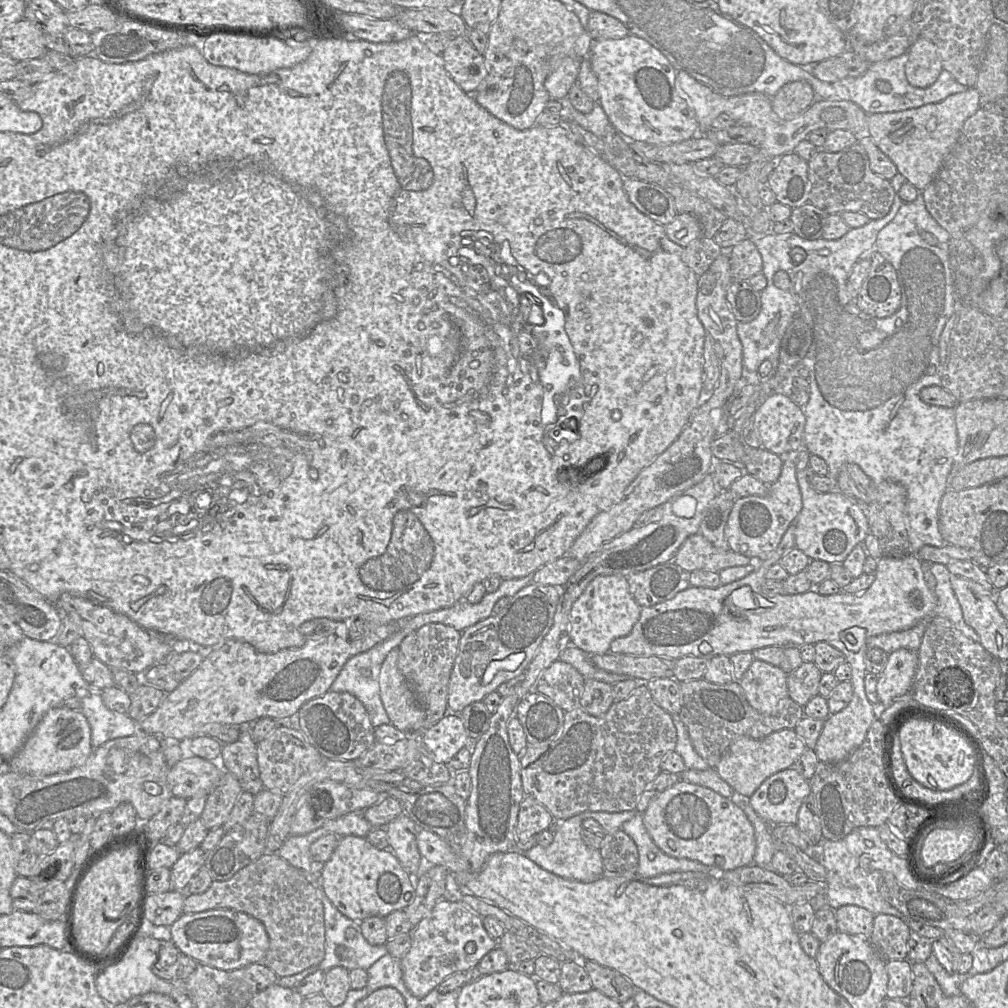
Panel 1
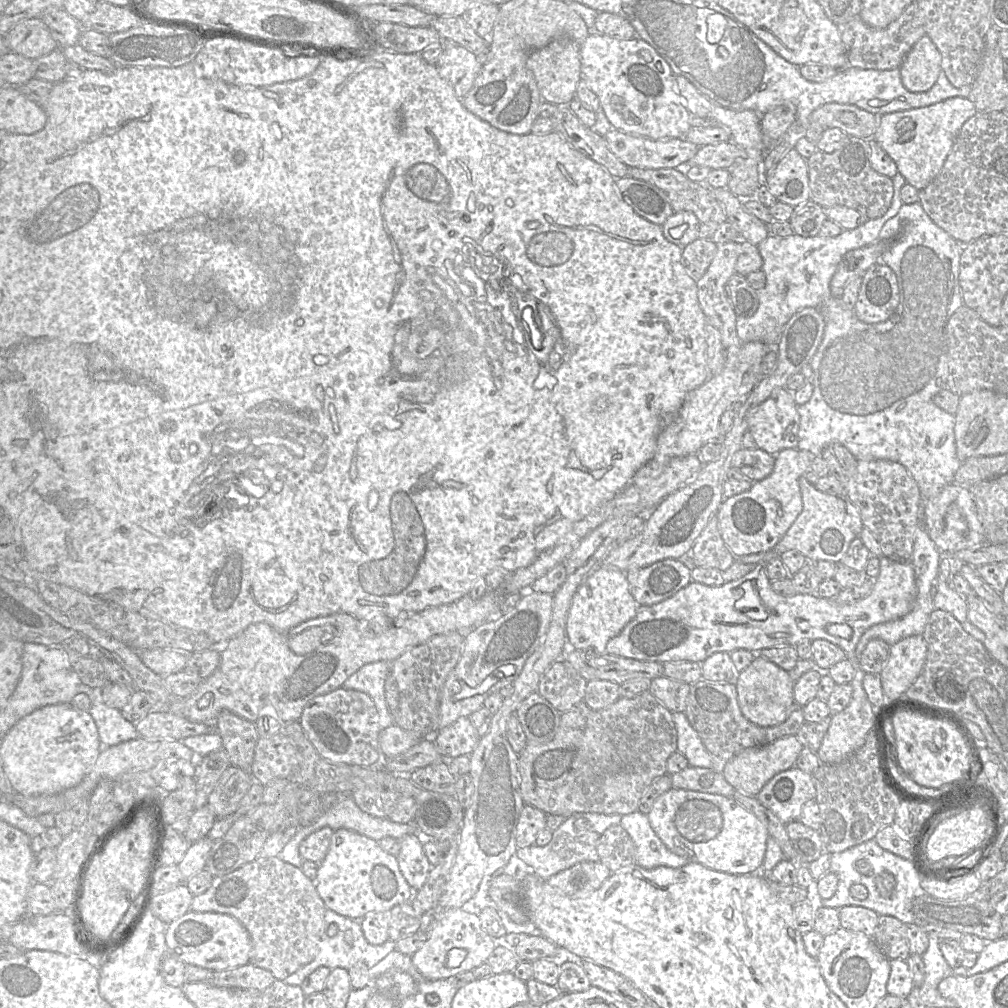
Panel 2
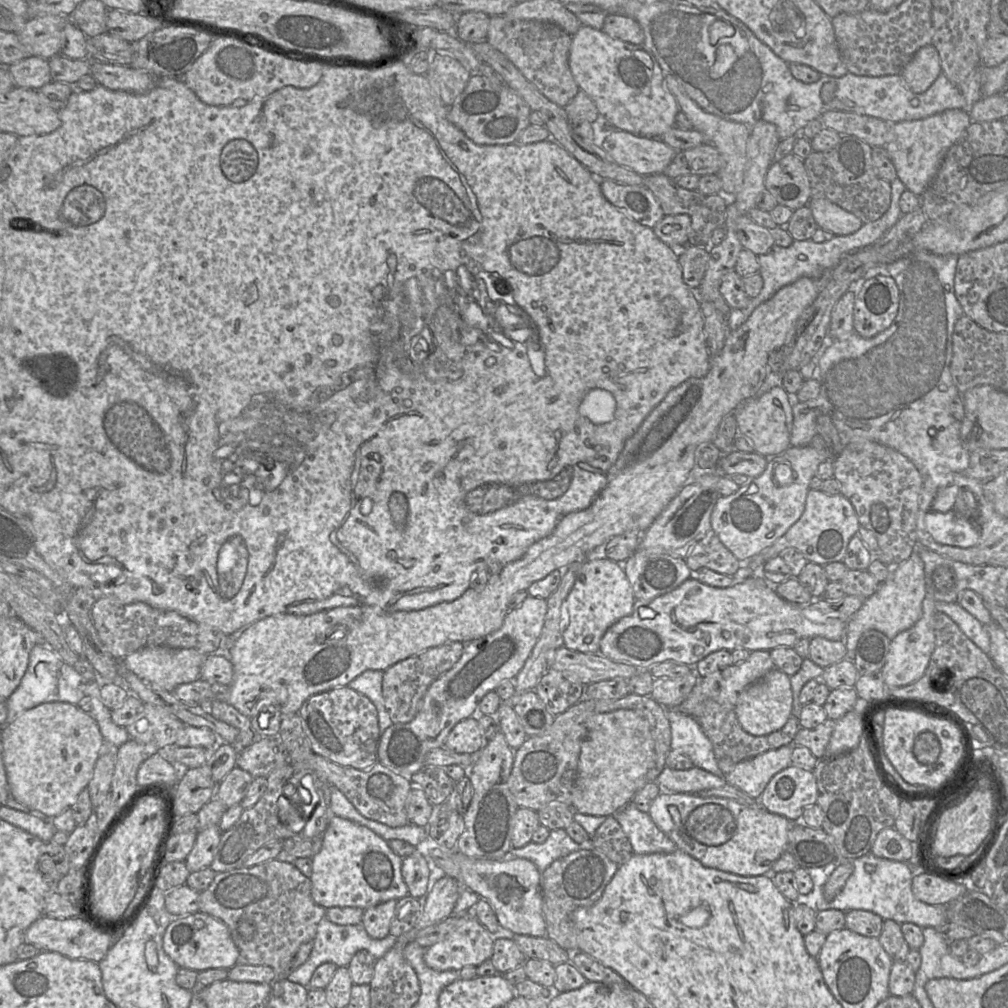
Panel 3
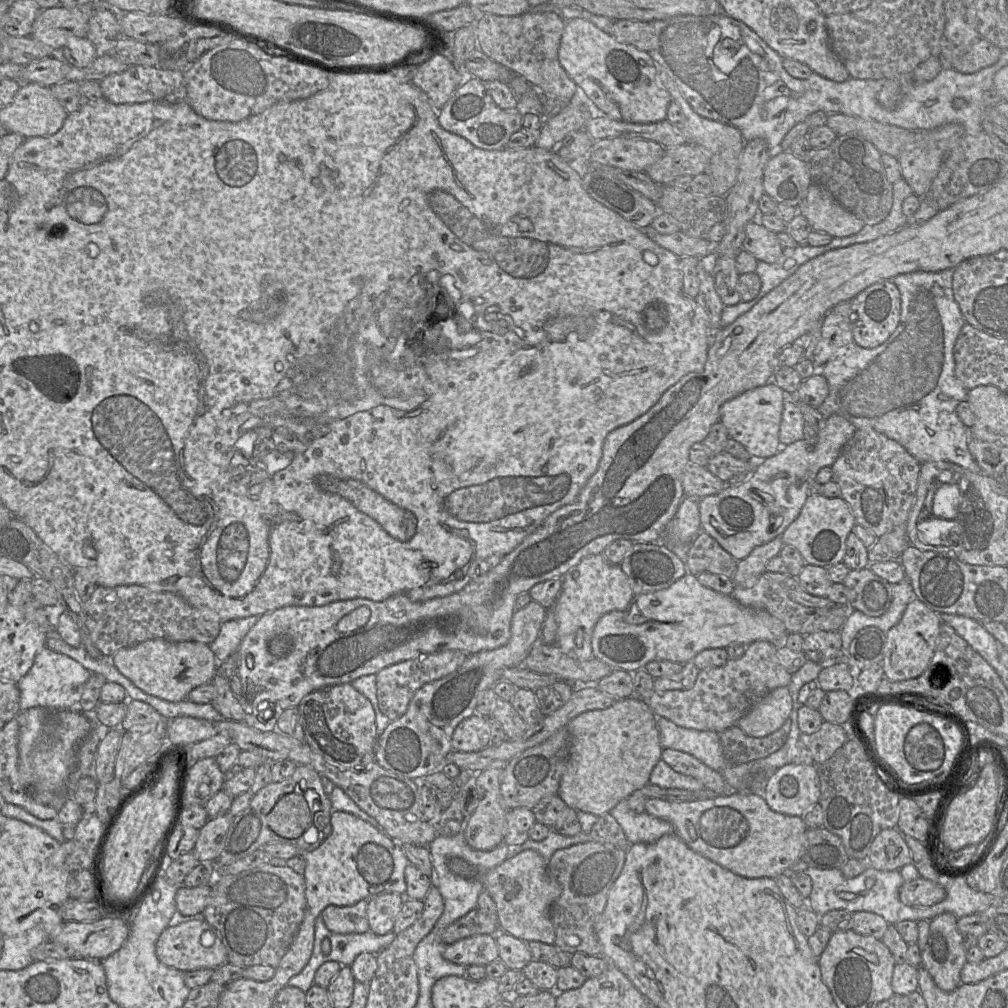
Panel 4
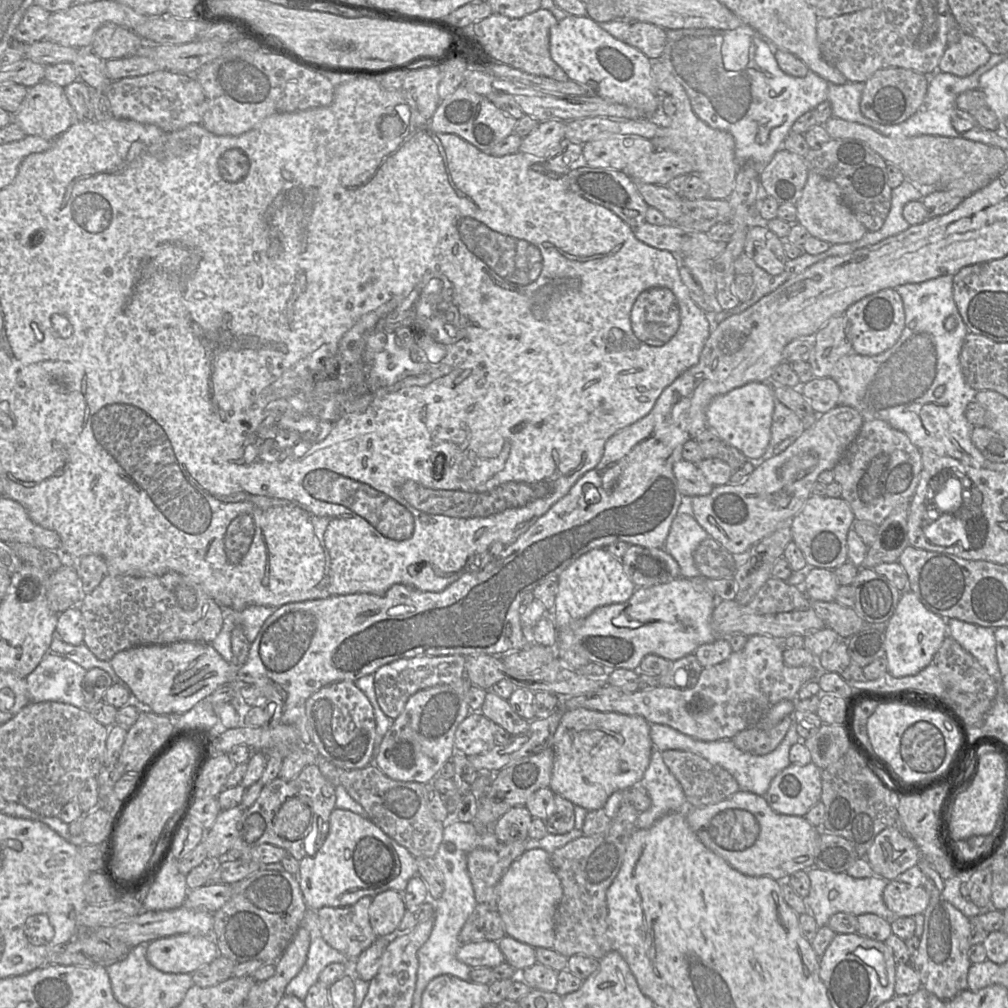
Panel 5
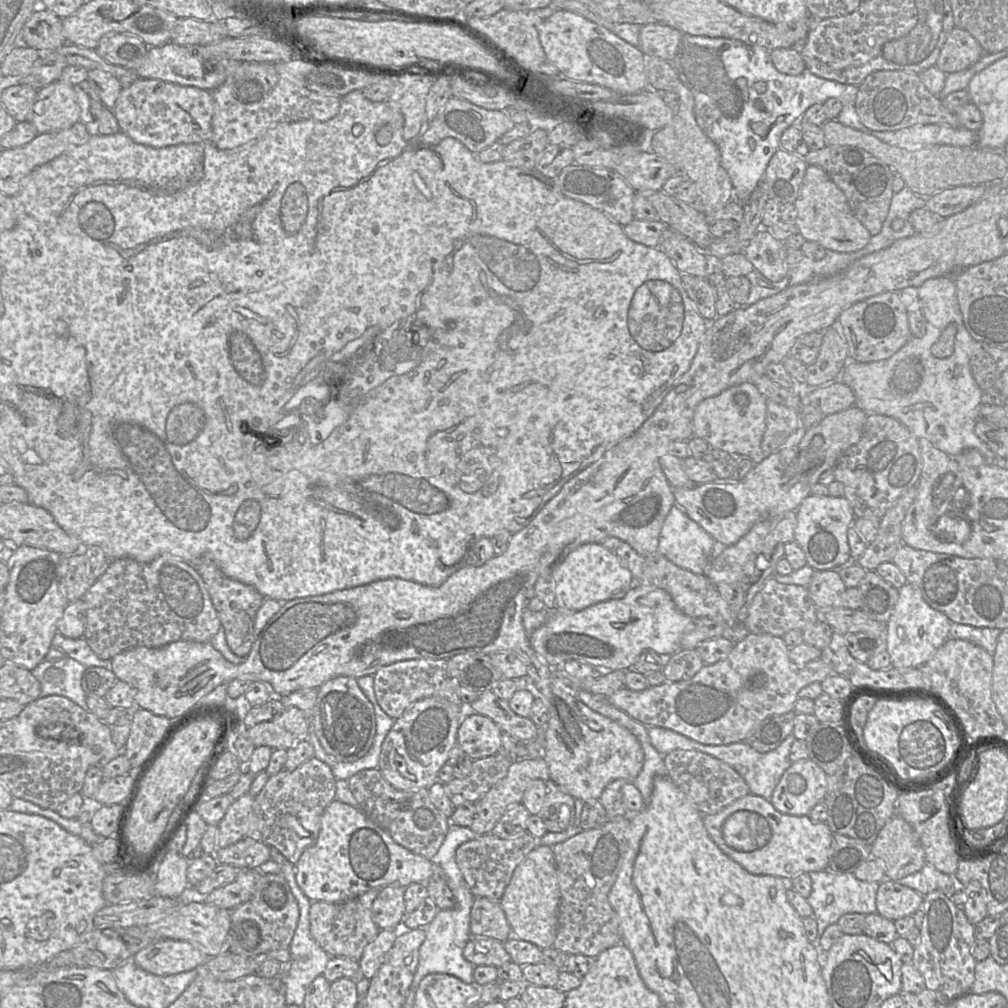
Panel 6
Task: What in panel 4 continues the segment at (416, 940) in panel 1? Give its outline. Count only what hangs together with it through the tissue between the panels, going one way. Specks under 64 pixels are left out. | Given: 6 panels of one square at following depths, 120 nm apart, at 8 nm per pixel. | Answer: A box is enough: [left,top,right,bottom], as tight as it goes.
[443,934,499,965]

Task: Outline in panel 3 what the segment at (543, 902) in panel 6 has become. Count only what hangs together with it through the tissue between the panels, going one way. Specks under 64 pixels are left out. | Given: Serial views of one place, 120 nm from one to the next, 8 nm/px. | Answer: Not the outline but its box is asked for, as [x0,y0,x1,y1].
[435,847,547,937]

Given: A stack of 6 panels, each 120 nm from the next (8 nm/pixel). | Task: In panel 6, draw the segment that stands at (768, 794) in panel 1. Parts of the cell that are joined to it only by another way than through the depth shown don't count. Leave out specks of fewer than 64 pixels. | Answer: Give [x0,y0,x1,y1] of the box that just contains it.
[770,758,826,816]

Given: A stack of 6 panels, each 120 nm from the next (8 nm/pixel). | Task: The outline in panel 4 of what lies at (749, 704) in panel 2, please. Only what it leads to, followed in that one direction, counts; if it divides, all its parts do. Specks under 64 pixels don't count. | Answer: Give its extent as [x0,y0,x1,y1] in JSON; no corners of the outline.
[737,687,792,737]

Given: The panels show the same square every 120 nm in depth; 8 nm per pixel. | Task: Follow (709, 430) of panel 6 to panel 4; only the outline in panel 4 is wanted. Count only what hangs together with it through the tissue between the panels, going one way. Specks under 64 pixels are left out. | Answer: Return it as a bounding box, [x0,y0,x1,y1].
[720,383,788,462]

